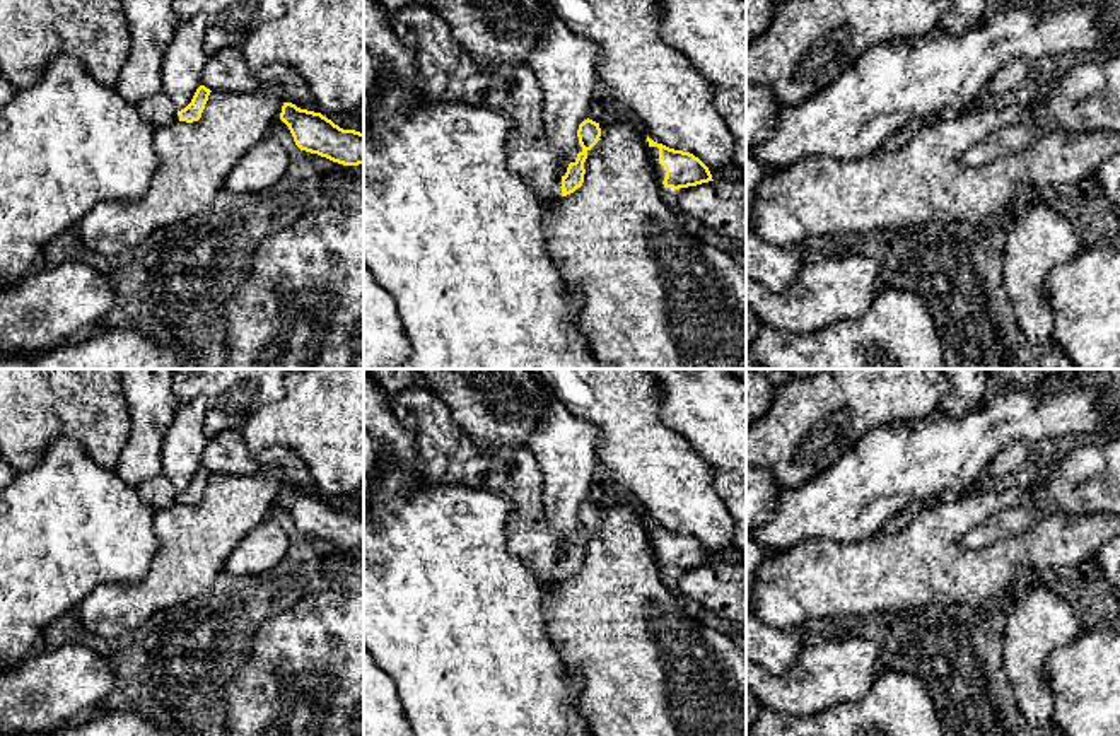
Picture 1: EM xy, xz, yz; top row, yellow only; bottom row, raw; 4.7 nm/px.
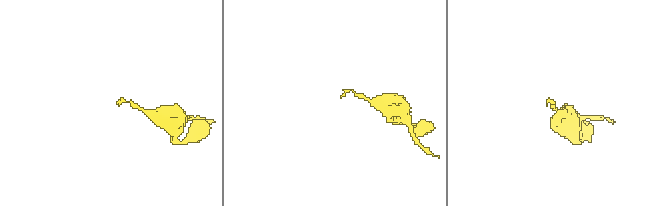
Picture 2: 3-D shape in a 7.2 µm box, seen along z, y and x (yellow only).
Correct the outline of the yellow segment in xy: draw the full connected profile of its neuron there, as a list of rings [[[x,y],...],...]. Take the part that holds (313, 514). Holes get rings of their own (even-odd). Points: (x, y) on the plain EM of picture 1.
[[[283,485],[280,502],[289,509],[300,533],[343,548],[364,546],[364,516],[343,512],[321,495]]]

